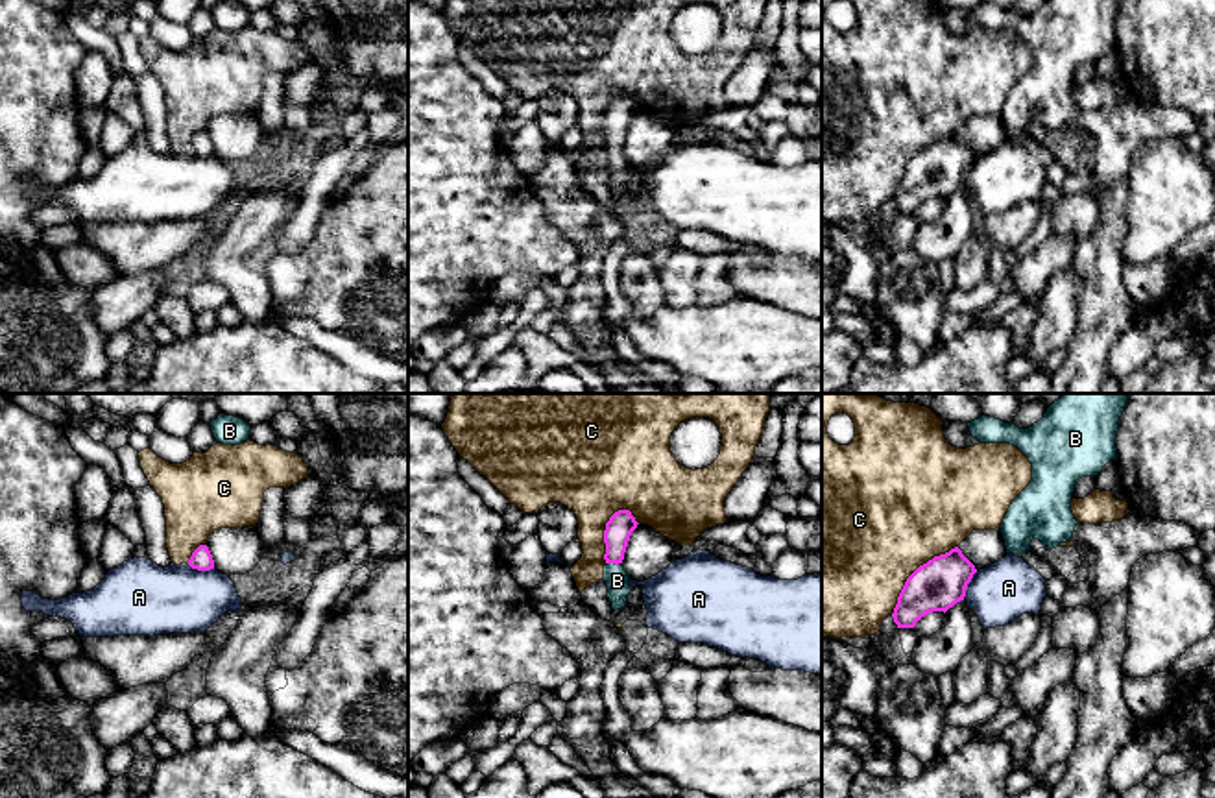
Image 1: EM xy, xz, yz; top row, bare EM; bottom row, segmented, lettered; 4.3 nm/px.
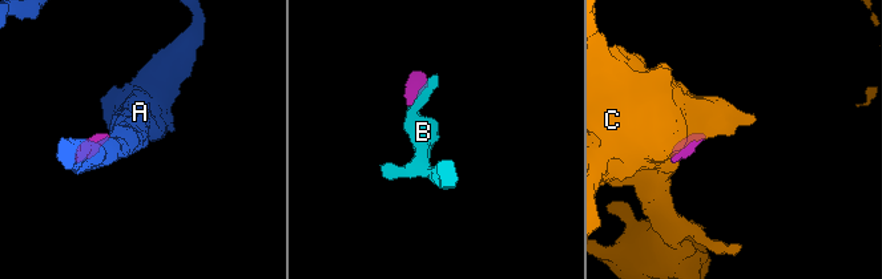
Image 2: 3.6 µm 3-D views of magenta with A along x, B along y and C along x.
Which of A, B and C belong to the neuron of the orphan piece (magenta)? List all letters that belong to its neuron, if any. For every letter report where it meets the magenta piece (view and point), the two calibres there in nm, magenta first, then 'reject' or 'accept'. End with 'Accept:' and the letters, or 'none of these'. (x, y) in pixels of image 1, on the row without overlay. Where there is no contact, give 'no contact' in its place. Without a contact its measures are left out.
A: contact yz (966, 172); calibres 220 and 260 nm; reject
B: contact xz (613, 148); calibres 120 and 110 nm; accept
C: contact yz (914, 157); calibres 220 and 500 nm; reject
Accept: B

